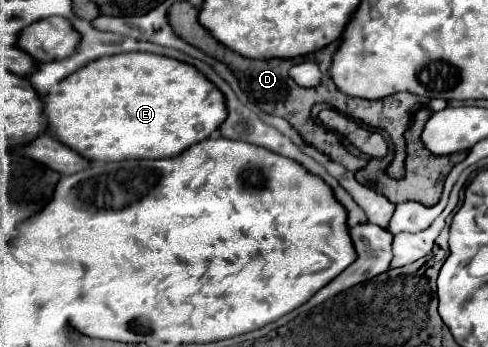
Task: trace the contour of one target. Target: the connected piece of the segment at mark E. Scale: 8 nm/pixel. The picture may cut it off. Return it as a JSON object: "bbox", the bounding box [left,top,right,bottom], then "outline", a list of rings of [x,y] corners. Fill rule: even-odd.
{"bbox":[44,53,228,161],"outline":[[[120,53],[120,55],[96,59],[88,63],[86,67],[78,69],[76,73],[72,73],[70,77],[66,77],[64,81],[60,81],[58,85],[54,85],[48,97],[44,97],[44,113],[46,113],[50,129],[58,135],[58,139],[70,145],[80,155],[88,157],[90,161],[126,161],[126,159],[164,159],[164,157],[180,155],[184,149],[188,149],[196,141],[204,141],[214,131],[218,131],[224,117],[228,117],[228,107],[224,107],[224,93],[216,85],[212,85],[212,81],[206,79],[194,65],[182,63],[178,59],[168,59],[164,55],[152,55],[152,53]]]}

